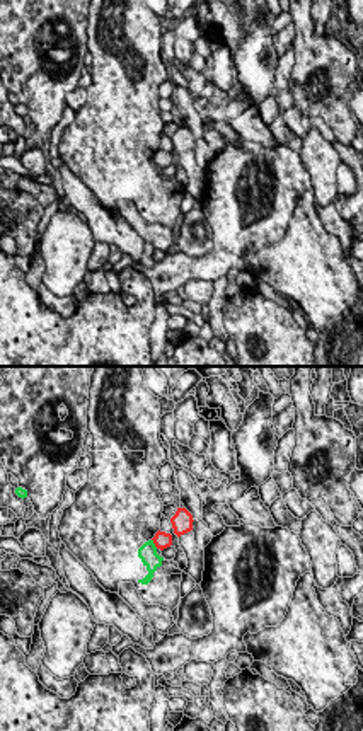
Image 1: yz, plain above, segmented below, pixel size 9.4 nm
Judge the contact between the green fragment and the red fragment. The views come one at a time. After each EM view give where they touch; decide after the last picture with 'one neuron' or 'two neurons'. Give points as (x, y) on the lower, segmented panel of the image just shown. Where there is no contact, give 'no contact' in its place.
contact (154, 544)

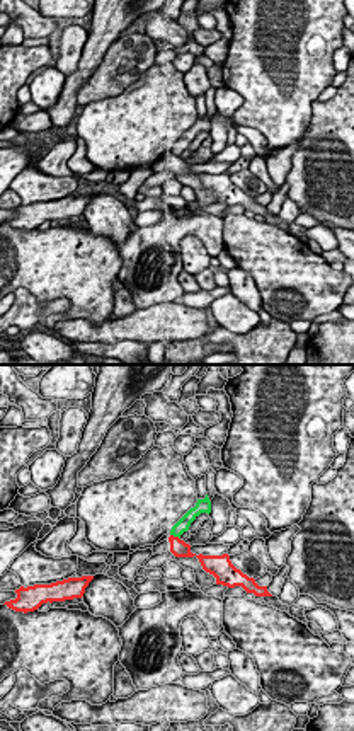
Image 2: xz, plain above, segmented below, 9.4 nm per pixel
contact (176, 535)

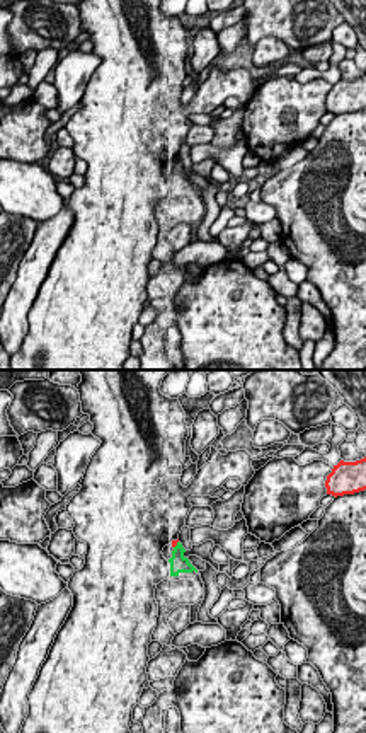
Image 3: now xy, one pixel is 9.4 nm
contact (177, 544)

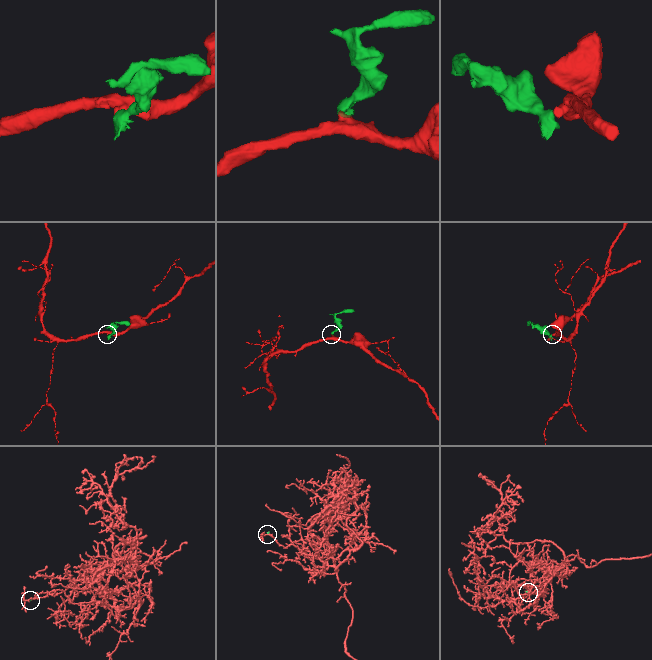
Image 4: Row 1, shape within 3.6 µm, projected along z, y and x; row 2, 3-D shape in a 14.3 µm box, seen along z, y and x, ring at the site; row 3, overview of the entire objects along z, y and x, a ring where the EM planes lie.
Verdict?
two neurons

